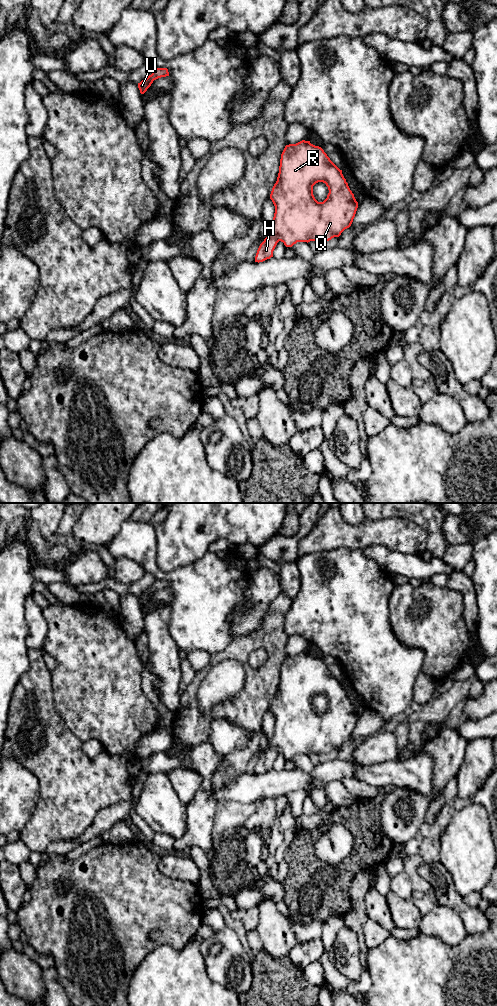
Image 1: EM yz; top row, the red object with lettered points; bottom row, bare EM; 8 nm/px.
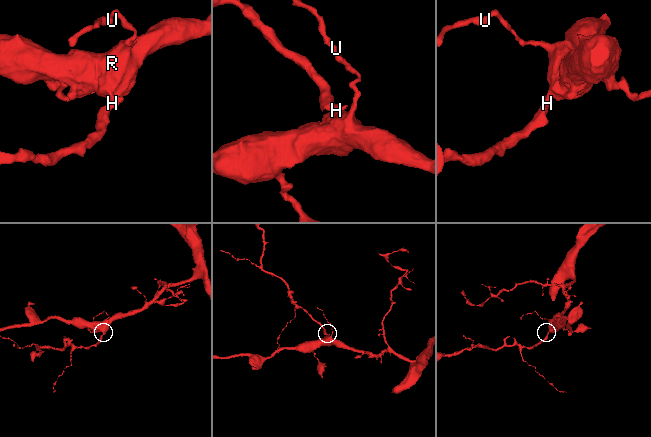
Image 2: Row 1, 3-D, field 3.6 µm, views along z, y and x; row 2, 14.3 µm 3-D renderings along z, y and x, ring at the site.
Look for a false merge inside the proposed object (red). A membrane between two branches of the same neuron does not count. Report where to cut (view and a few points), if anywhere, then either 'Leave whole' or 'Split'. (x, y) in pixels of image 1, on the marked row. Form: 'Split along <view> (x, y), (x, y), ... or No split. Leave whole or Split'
Split along yz (268, 234), (274, 234), (280, 240). Split

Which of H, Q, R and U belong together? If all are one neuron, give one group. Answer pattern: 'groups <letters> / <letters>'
groups H / Q R U

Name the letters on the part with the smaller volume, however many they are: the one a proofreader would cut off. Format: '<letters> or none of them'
H

